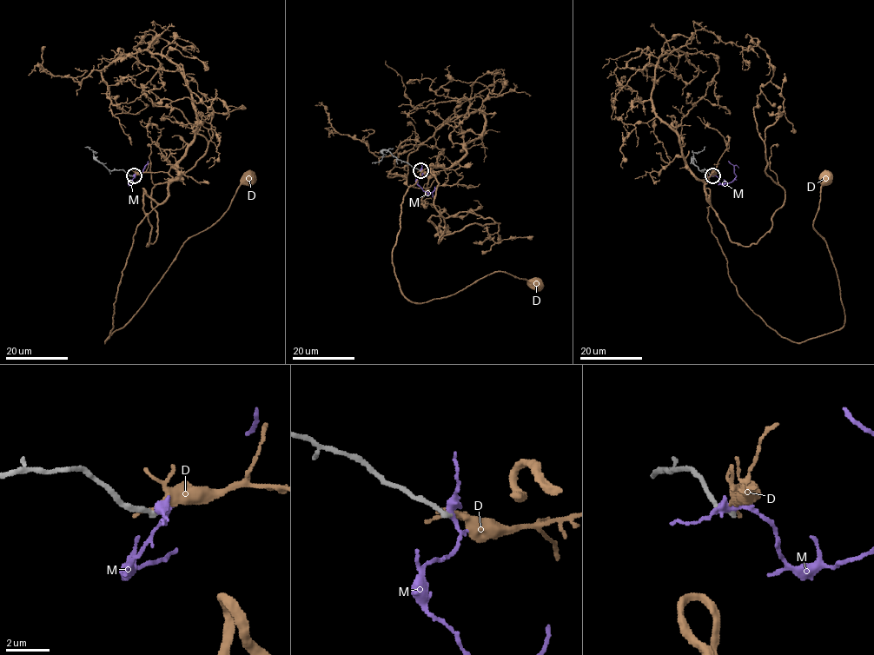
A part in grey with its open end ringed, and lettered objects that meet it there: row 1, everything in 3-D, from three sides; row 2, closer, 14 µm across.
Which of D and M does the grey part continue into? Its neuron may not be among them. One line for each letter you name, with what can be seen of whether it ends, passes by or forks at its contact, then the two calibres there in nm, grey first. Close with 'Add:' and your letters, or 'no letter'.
Add: no letter

